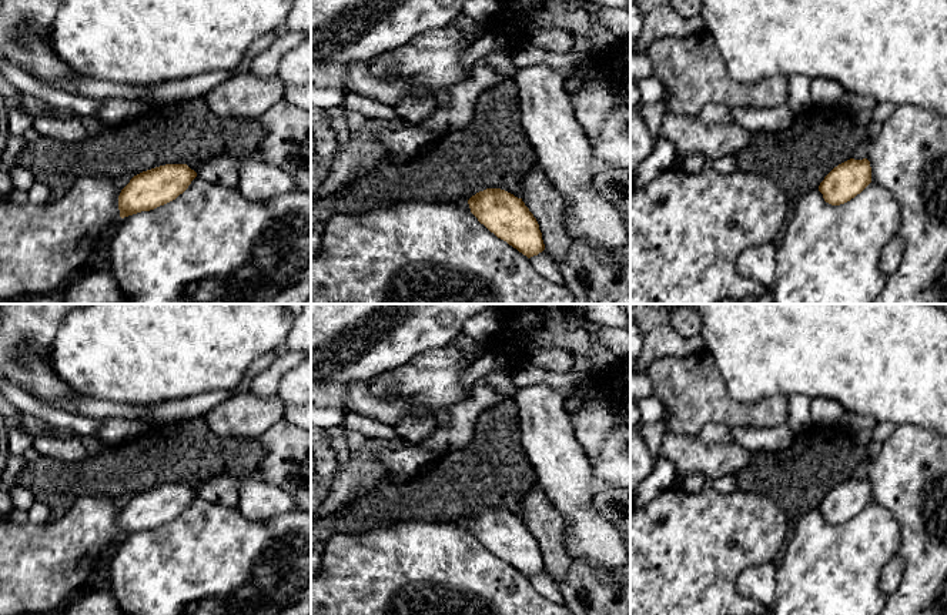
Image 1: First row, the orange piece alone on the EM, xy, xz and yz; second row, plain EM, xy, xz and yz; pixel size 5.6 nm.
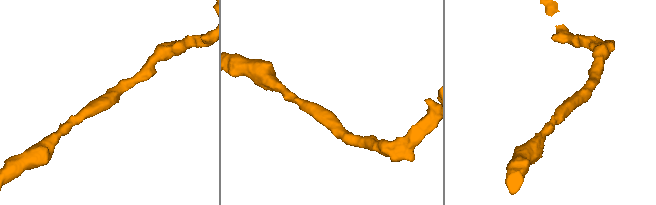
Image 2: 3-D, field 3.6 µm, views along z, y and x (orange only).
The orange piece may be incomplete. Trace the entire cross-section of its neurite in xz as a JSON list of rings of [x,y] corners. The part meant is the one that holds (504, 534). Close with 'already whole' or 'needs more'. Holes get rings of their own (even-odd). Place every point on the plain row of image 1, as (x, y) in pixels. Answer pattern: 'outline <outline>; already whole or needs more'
outline [[[486,508],[468,524],[481,544],[528,578],[545,569],[539,544],[522,518],[501,508]]]; already whole

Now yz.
outline [[[850,478],[834,487],[820,502],[819,511],[826,522],[840,525],[860,514],[871,502],[871,487],[867,478]]]; already whole

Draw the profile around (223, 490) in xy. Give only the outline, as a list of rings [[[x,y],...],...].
[[[214,477],[197,491],[197,497],[228,508],[237,508],[241,478]]]

